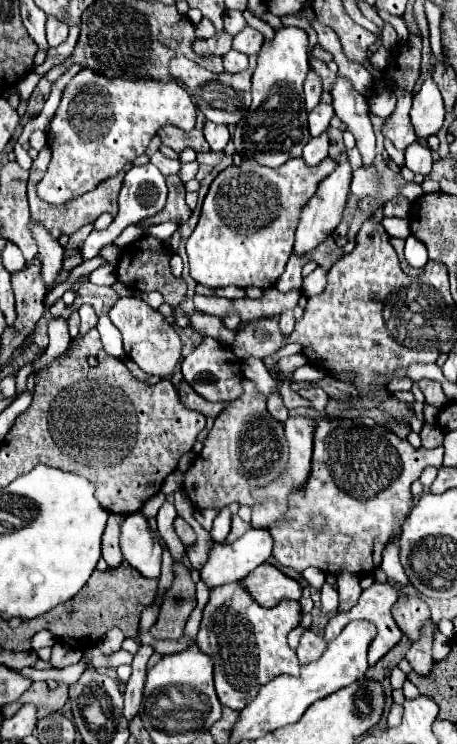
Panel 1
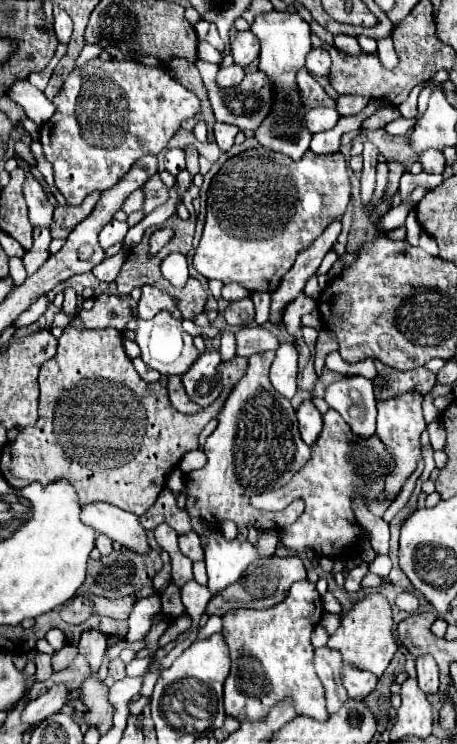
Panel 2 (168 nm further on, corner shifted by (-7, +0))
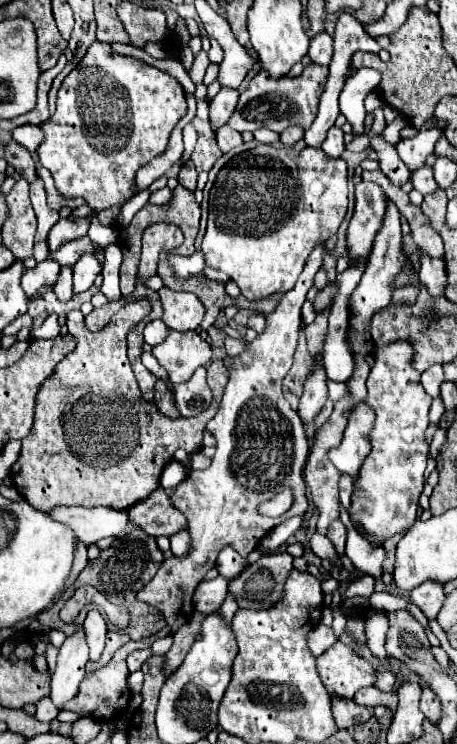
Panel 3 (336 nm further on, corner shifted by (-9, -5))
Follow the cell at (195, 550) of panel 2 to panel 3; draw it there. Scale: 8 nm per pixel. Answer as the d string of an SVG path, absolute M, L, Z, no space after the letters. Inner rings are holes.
M177 531L177 535L171 535L171 551L173 555L181 557L189 551L189 533L187 531Z

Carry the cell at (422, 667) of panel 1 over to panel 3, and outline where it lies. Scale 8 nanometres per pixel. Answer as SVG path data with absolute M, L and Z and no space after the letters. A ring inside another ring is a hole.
M423 689L421 711L433 725L437 725L437 719L441 719L441 703L439 703L437 695L431 689Z

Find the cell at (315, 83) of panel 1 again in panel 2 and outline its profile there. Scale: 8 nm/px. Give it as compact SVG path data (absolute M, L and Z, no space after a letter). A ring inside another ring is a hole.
M313 48L313 50L307 54L307 64L305 64L305 68L309 70L309 74L313 74L313 76L317 76L317 78L327 78L327 76L329 76L329 66L331 66L331 60L329 60L327 50Z

